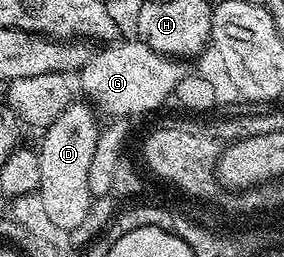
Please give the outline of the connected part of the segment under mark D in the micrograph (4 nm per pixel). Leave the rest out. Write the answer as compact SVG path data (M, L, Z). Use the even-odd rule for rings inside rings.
M70 102L63 113L55 117L50 127L44 128L42 135L45 136L39 146L39 193L43 197L43 206L47 208L51 222L67 232L81 224L93 203L94 197L88 188L87 177L90 176L91 157L94 156L95 145L103 128L101 123L97 124L98 112L88 102L77 102Z

